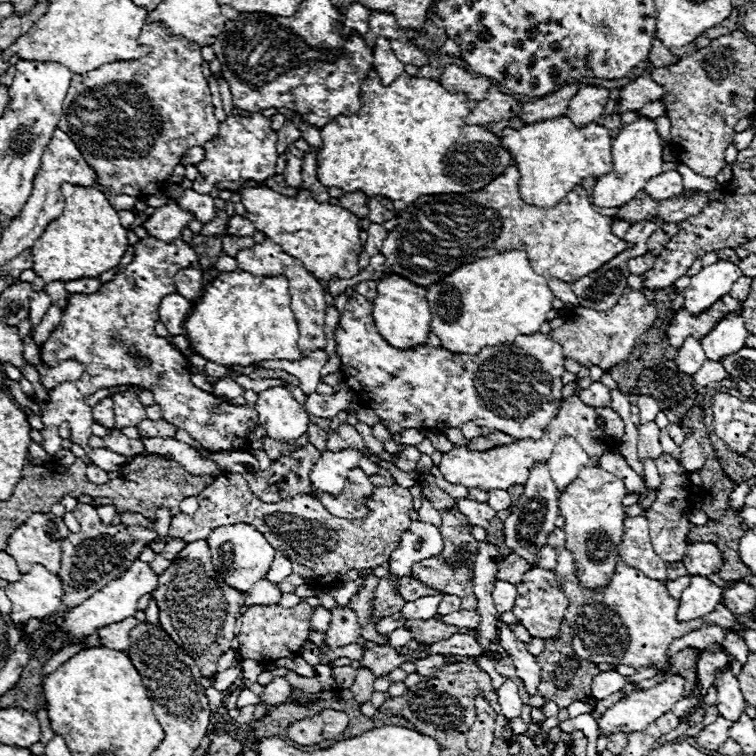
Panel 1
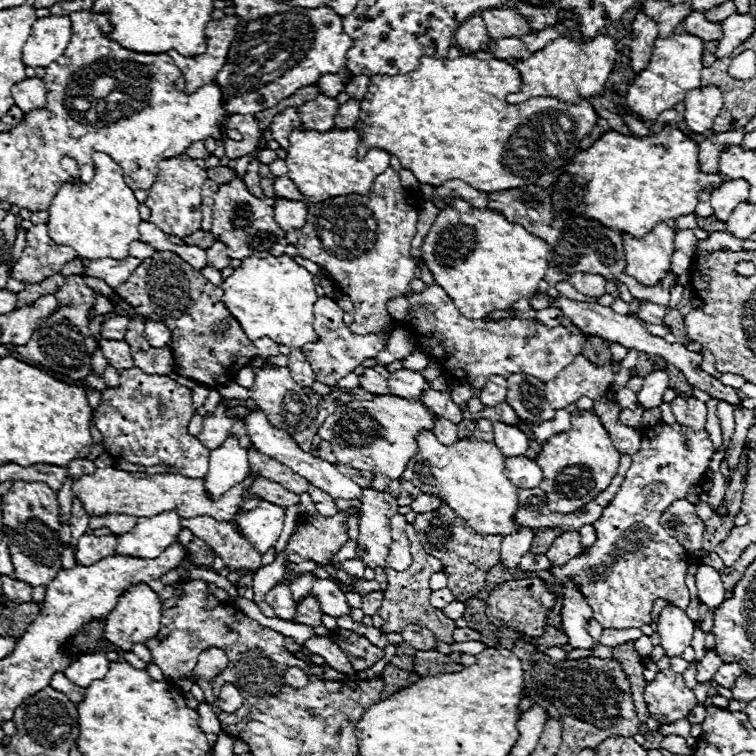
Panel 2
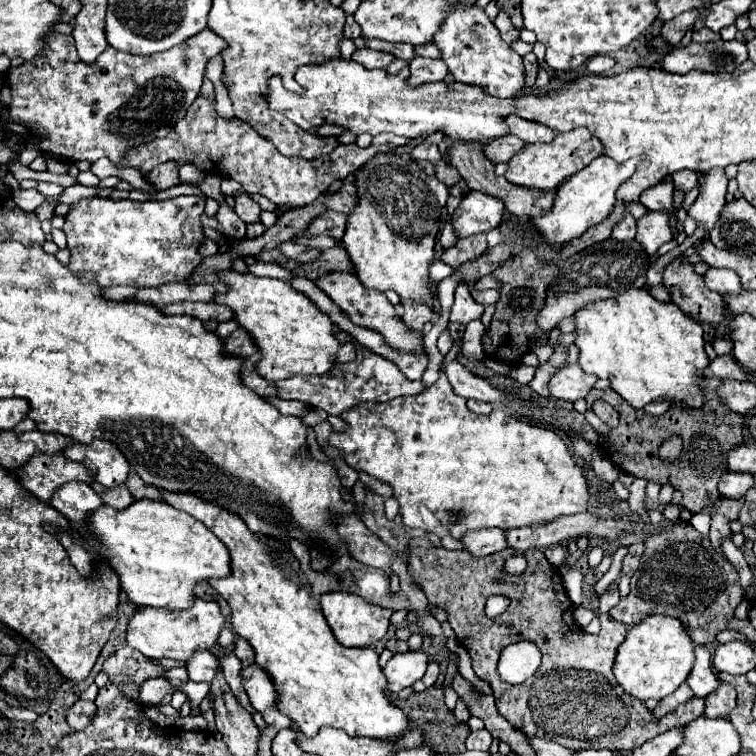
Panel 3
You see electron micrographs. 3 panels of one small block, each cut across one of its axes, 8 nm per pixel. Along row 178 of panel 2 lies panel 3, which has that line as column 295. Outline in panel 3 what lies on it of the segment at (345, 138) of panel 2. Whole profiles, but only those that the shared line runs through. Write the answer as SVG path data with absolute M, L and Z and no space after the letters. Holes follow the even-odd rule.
M224 270L224 272L218 272L218 280L226 286L226 292L224 294L216 294L212 302L216 304L224 304L232 310L232 320L238 322L240 328L244 328L250 338L254 340L258 352L262 354L260 362L256 364L256 370L262 378L266 378L268 382L276 382L276 380L284 380L284 378L290 378L294 374L302 374L302 376L320 376L320 374L326 374L330 368L332 368L332 362L350 362L354 360L354 344L344 344L340 346L340 342L334 338L332 334L332 320L328 318L328 314L320 312L316 308L314 302L310 302L304 294L296 292L290 284L282 282L282 280L276 280L276 278L258 278L258 276L252 276L250 272L234 272L234 270Z

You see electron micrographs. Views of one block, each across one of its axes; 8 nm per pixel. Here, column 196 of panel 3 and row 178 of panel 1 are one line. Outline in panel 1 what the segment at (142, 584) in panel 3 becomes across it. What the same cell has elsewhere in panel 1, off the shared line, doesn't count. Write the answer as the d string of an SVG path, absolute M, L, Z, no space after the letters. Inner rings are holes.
M566 116L526 124L518 130L504 128L502 144L514 156L520 170L520 196L526 204L550 208L556 206L576 184L588 176L600 178L612 168L612 138L608 128L598 122L574 126Z

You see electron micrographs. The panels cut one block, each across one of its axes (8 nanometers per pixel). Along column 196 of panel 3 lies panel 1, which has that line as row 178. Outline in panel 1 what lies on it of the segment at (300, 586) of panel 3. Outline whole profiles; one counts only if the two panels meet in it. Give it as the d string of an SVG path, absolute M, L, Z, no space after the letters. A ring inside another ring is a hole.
M516 166L506 168L502 176L492 180L488 186L482 188L482 192L468 192L468 194L434 194L434 196L420 196L418 200L410 202L406 208L400 210L400 216L396 218L396 228L388 232L388 238L382 244L382 254L386 256L386 270L396 272L408 280L412 280L418 286L430 286L438 282L440 278L448 276L452 270L456 270L462 264L468 264L470 260L488 258L492 254L500 254L506 250L526 250L530 258L530 266L540 276L546 276L548 280L556 278L562 282L574 282L594 270L598 270L606 260L612 260L620 252L632 248L634 244L618 238L612 234L612 216L602 216L592 210L592 202L588 192L578 184L568 196L552 206L552 208L538 208L532 204L526 204L520 198L518 192L518 180L520 172Z

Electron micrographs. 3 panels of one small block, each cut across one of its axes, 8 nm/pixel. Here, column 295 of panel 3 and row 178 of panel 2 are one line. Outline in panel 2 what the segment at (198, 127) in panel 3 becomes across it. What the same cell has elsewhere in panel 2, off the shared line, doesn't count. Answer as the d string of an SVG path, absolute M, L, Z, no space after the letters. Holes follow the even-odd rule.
M186 152L182 156L170 156L170 160L162 160L158 178L148 190L148 200L144 202L150 208L148 222L158 226L166 234L182 238L198 232L202 222L202 182L206 178L206 170L198 168L194 160L186 156Z

